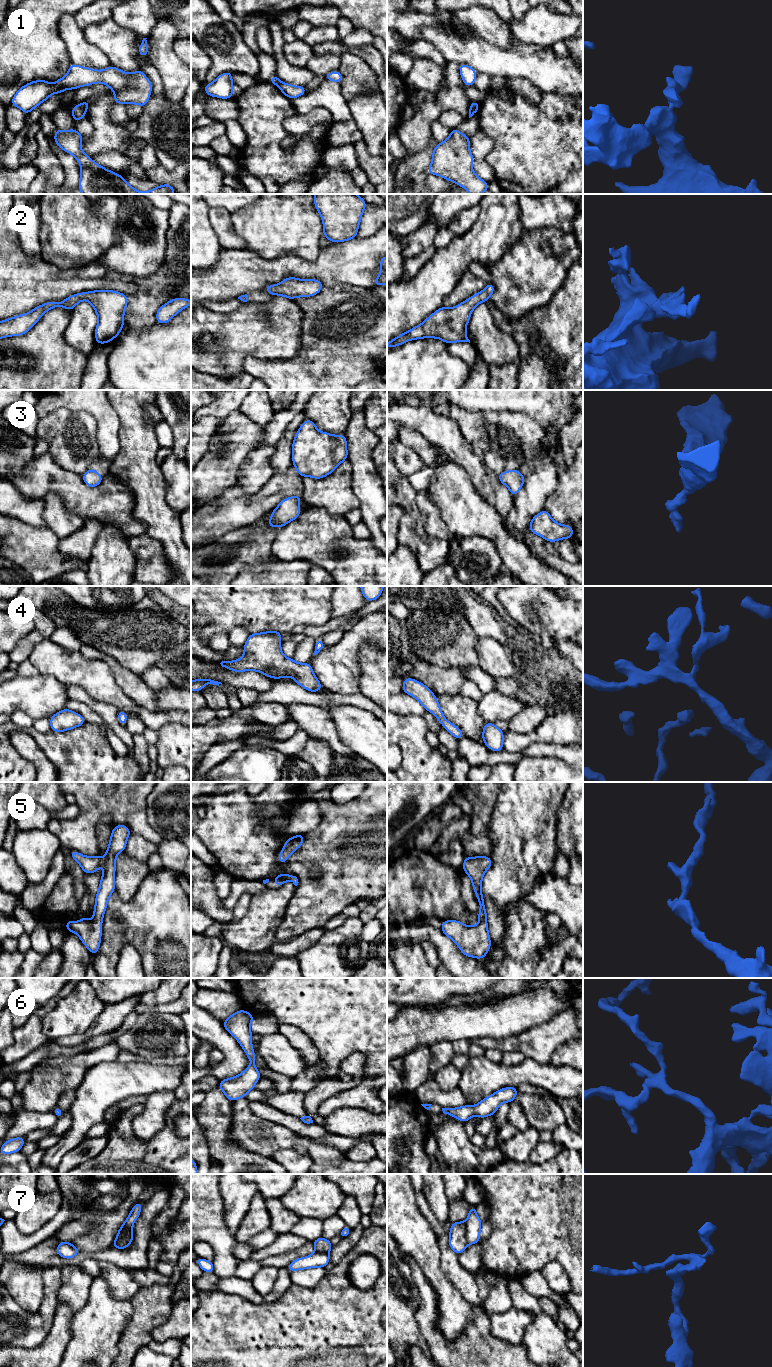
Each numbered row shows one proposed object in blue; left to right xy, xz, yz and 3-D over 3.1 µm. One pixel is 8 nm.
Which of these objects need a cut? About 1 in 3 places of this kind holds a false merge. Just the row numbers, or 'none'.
1, 7

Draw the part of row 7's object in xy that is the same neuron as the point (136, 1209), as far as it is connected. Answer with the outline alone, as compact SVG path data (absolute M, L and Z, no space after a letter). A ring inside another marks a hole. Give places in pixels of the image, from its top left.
M139 1201L137 1204L135 1204L132 1209L131 1213L128 1215L128 1217L125 1220L125 1228L131 1231L131 1240L127 1239L118 1239L116 1238L115 1241L112 1243L112 1247L117 1249L126 1249L133 1241L133 1224L136 1219L138 1219L141 1209L142 1209L142 1201Z

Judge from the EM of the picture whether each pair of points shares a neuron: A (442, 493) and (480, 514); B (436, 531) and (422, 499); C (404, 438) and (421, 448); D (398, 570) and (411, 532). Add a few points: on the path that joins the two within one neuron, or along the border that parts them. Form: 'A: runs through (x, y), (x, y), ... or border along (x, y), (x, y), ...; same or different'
A: runs through (451, 498), (468, 514), (471, 514); same
B: runs through (434, 523), (427, 507); same
C: runs through (408, 438), (411, 438), (417, 444); same
D: border along (401, 544), (412, 551), (419, 567); different

